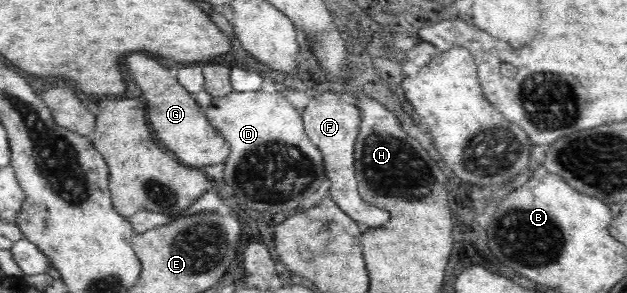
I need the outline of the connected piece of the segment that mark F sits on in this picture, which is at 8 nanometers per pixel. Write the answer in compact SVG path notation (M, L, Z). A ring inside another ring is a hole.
M323 93L313 97L302 115L305 133L323 156L326 177L331 181L329 196L336 206L357 223L365 223L369 228L381 228L390 215L384 209L365 203L358 192L356 169L354 168L354 144L357 139L360 115L357 106L347 96Z

